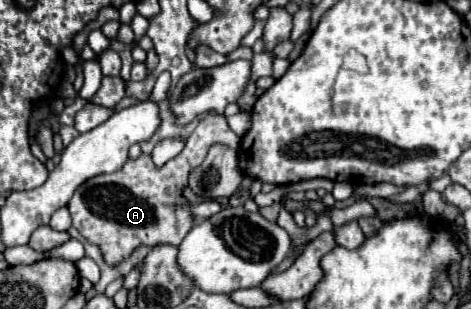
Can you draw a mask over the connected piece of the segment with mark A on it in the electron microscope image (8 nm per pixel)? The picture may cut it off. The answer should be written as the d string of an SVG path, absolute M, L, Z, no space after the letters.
M207 114L189 136L183 152L171 158L165 166L157 168L149 154L141 154L137 160L129 158L125 166L117 172L99 174L83 182L83 186L75 190L71 202L67 204L73 226L91 244L99 246L103 260L109 266L121 264L143 244L177 246L195 222L195 216L191 214L191 204L183 196L183 188L187 188L191 172L203 164L207 150L217 142L237 148L239 136L227 126L223 114Z

